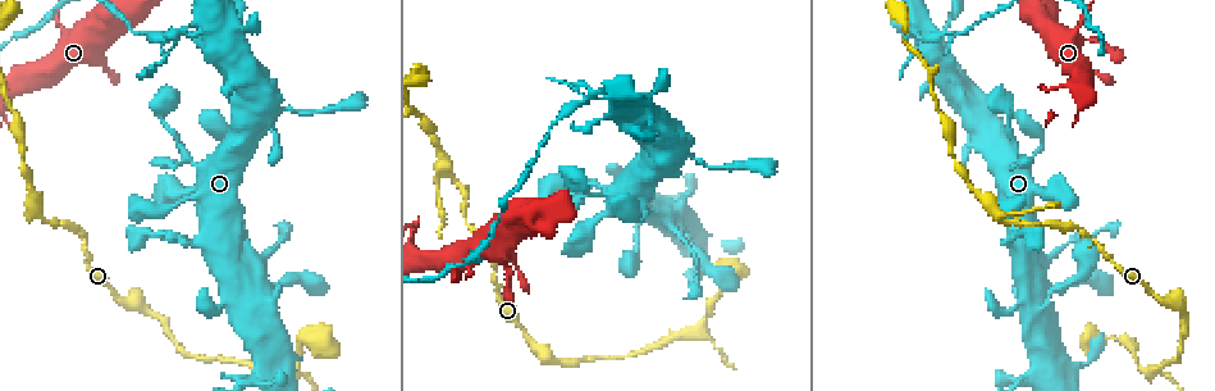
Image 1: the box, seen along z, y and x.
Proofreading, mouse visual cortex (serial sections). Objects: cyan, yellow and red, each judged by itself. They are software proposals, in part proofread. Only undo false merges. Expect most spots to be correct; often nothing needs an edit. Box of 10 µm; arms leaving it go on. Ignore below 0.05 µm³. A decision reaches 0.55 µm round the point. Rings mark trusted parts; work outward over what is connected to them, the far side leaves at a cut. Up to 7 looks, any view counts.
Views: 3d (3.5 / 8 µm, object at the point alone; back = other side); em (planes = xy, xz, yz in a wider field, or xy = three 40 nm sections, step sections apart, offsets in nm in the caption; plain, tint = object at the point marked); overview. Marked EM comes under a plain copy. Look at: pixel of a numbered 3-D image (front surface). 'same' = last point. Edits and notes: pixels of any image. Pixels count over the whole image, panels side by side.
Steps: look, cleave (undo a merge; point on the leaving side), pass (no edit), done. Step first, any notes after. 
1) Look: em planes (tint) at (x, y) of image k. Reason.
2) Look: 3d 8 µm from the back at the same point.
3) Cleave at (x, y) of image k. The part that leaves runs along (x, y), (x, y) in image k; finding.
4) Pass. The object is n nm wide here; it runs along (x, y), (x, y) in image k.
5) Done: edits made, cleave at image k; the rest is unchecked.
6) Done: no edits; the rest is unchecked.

Look: 3d 3.5 µm at (324, 108) of image 1. Calibre changes.

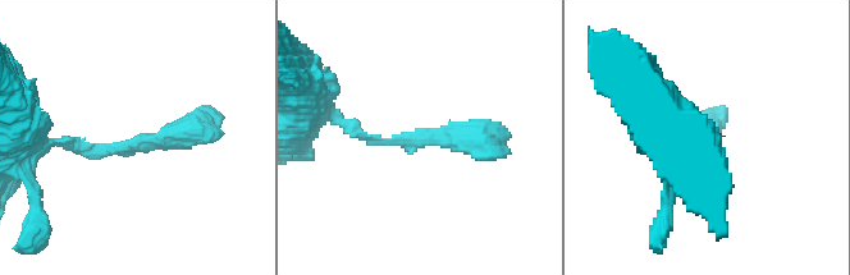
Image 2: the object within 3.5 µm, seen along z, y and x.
Look: em xy step 5 (tint) at (422, 142) of image 2. The arms are 100, 350 nm wide.

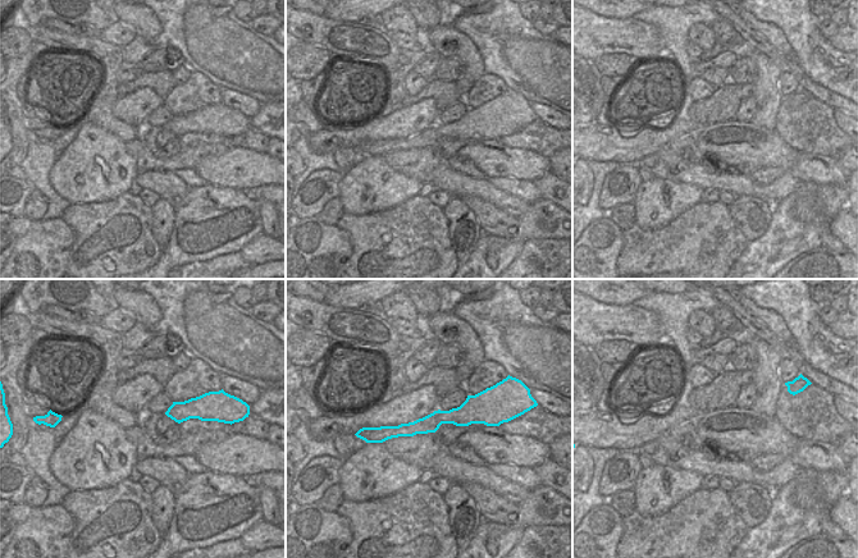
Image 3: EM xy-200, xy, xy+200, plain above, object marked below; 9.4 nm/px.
Pass. The object is 170 nm wide here; it runs along (339, 120), (370, 140), (461, 137), (497, 150) in image 2; all the same cell.

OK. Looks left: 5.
Look: 3d 3.5 µm from the back at (1077, 280) of image 1. Calibre changes.

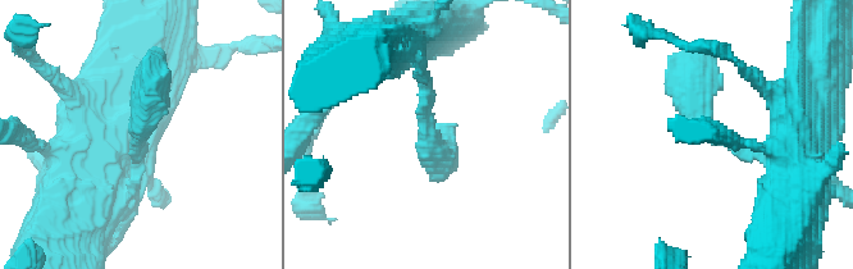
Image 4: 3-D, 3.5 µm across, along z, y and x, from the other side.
Look: em planes (tint) at (426, 133) of image 4. The arms are 150, 400 nm wide; shape alone is not enough.

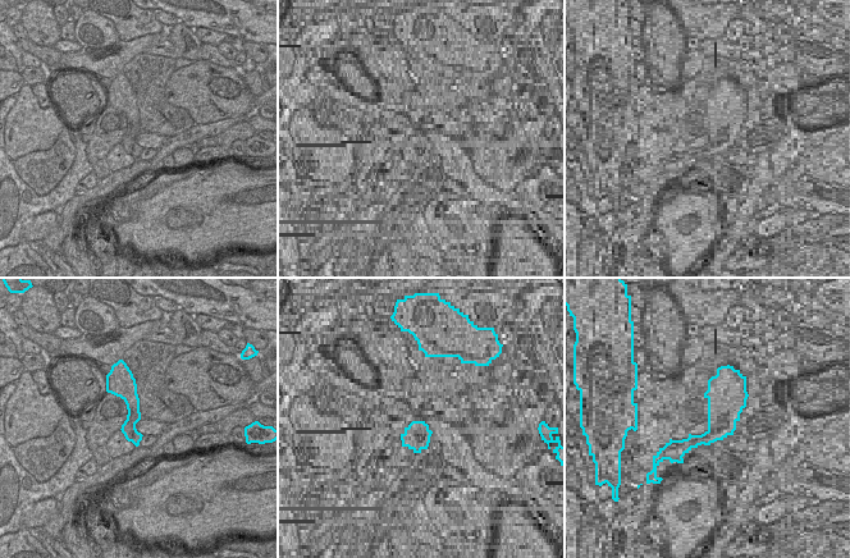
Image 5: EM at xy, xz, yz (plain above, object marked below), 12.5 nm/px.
Pass. The object is 180 nm wide here; it runs along (131, 380), (132, 434), (136, 440) in image 5; all the same cell.

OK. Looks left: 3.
Look: 3d 3.5 µm at (219, 14) of image 1. Sharp bend.

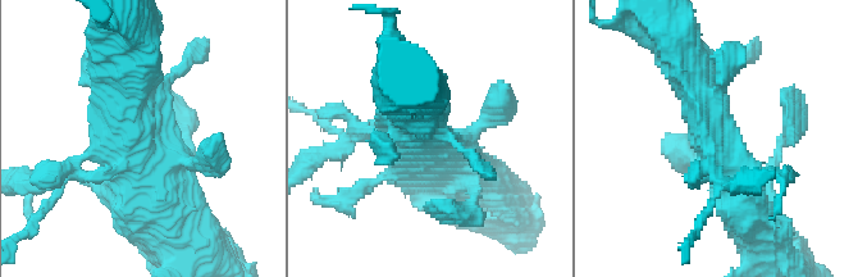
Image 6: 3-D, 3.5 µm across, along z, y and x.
Look: em planes (tint) at (137, 137) of image 6.

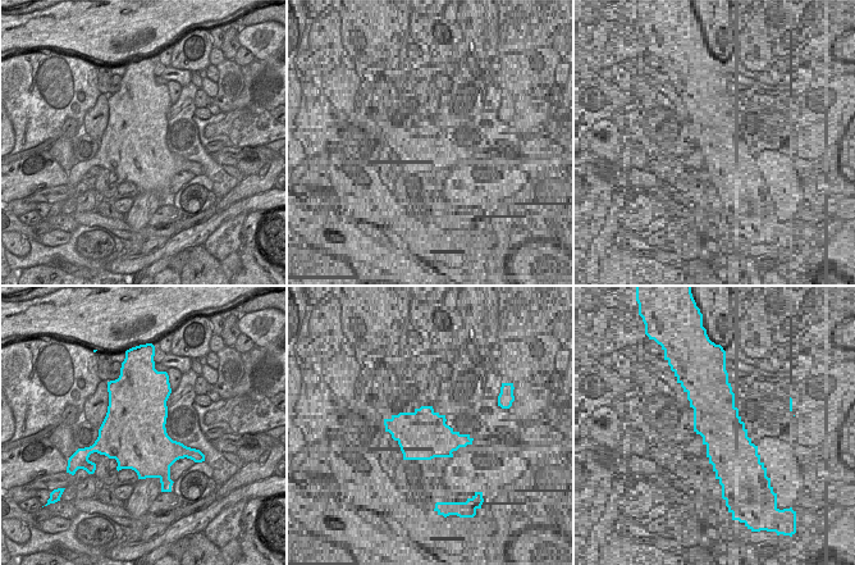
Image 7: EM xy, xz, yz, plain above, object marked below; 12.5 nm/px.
Cleave at (56, 189) of image 6. The part that leaves runs along (370, 131), (363, 127), (323, 150) in image 6; two cells meet here.

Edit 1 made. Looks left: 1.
Done: edits made, cleave at image 6; the rest is unchecked.

